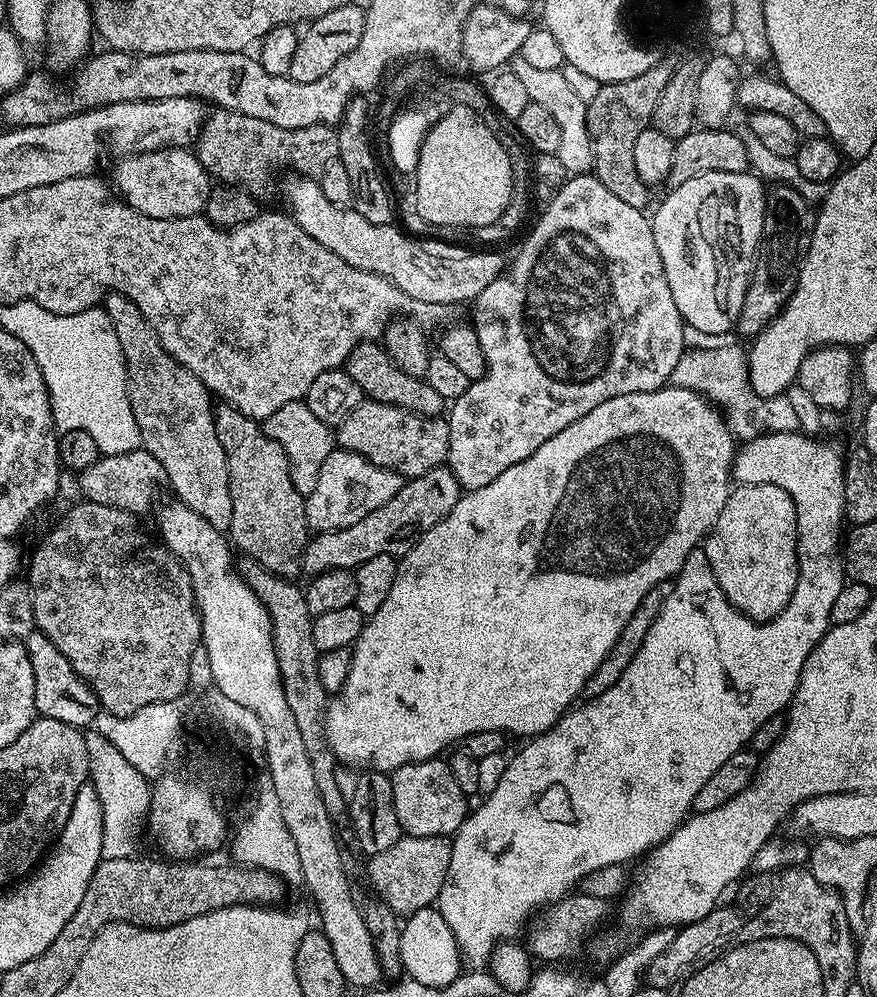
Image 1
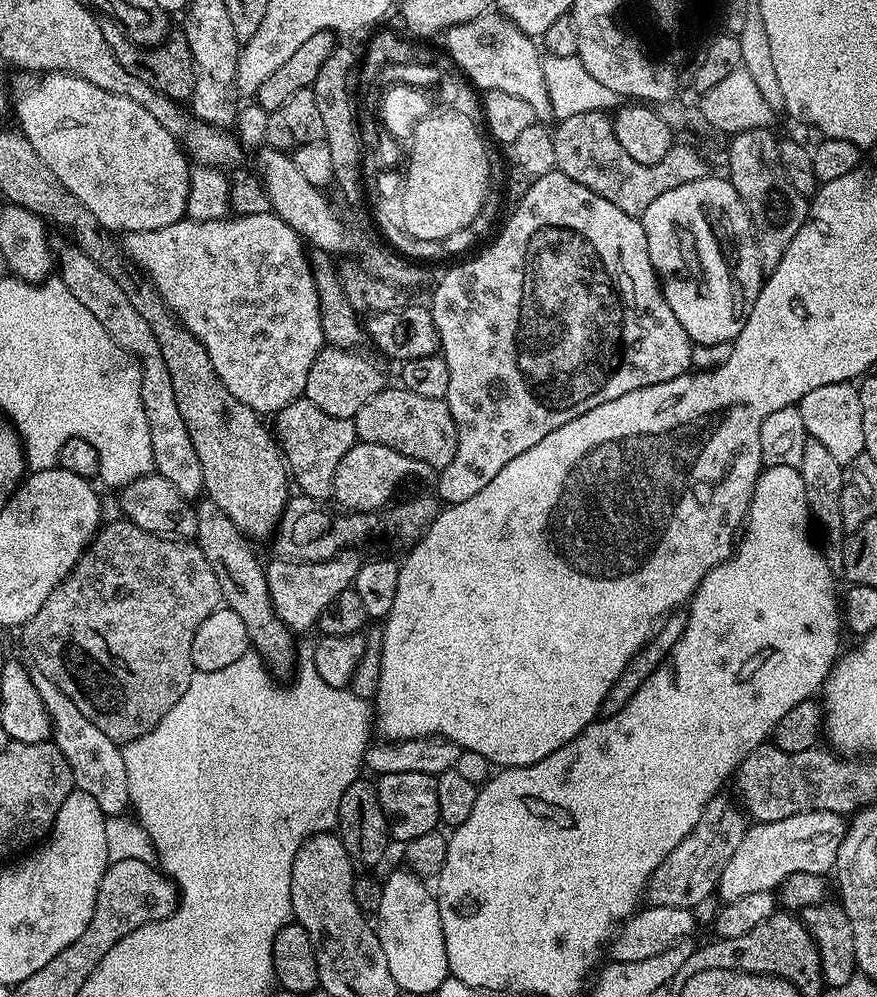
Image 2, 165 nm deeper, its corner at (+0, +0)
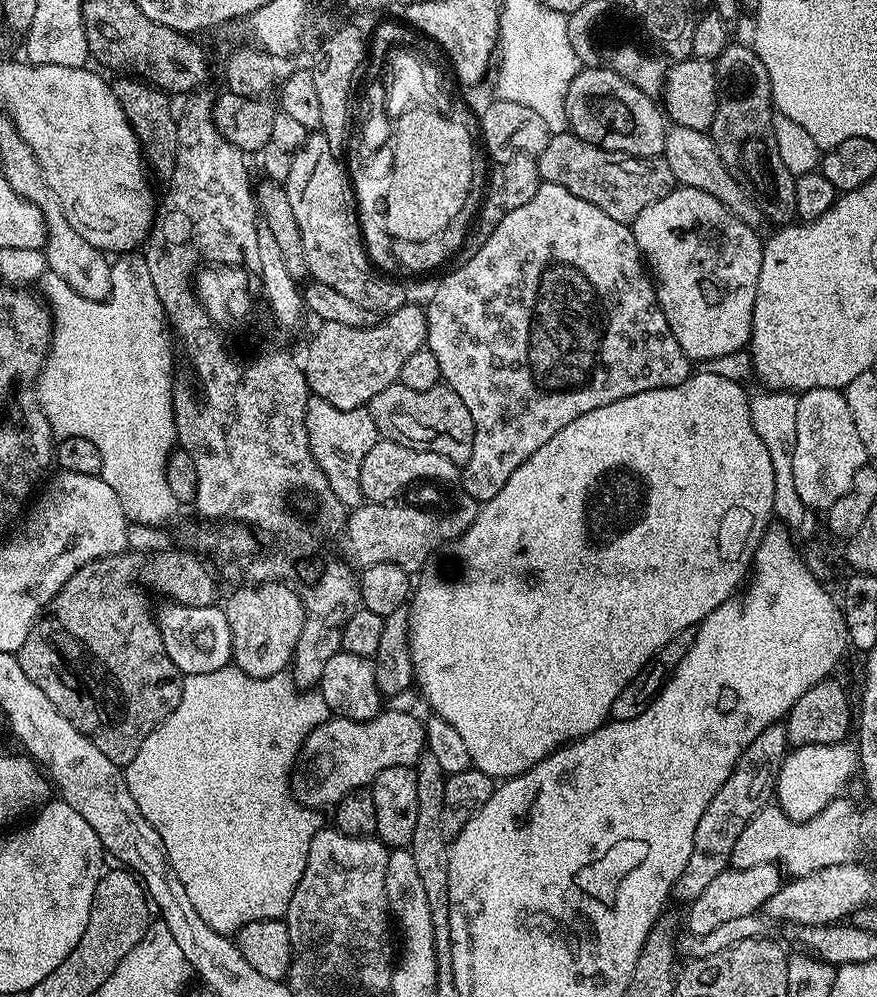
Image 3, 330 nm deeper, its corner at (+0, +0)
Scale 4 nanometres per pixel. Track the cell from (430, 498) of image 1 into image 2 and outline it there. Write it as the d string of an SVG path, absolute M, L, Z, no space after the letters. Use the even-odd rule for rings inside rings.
M356 550L339 552L334 558L322 562L276 558L273 559L272 565L270 563L267 565L269 596L272 599L272 604L276 609L276 614L291 628L293 633L300 634L307 628L315 629L319 625L322 610L326 610L326 606L330 606L330 602L334 602L334 598L338 598L338 594L342 594L342 590L355 585L356 575L362 563L362 556L359 556L358 553L359 551Z

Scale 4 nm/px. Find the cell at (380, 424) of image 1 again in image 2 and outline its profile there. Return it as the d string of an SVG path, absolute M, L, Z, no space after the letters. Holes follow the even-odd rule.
M402 386L395 387L384 387L358 410L354 418L357 437L366 444L390 446L390 450L398 450L398 454L426 462L433 470L450 466L450 462L454 462L454 450L458 450L458 430L447 399L421 398Z

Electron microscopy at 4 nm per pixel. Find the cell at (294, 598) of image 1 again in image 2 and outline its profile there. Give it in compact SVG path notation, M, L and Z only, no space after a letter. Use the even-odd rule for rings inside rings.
M207 496L201 497L201 501L195 503L196 509L196 534L195 541L206 555L206 560L218 577L220 595L223 603L238 614L242 622L246 623L247 636L253 649L265 660L265 663L276 672L288 671L295 665L297 643L291 628L276 614L276 609L269 596L268 577L265 565L261 564L253 550L250 548L249 539L240 532L231 522L224 510L219 509L218 504Z

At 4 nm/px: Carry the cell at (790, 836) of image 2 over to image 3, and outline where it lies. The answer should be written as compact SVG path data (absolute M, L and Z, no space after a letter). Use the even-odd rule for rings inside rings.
M759 864L749 868L729 866L722 874L718 874L718 878L714 878L714 882L710 882L710 886L706 886L706 890L702 890L702 894L698 894L696 900L691 901L688 920L686 916L687 931L694 936L701 936L724 925L727 920L757 915L770 894L780 889L781 883L781 869L774 864Z

